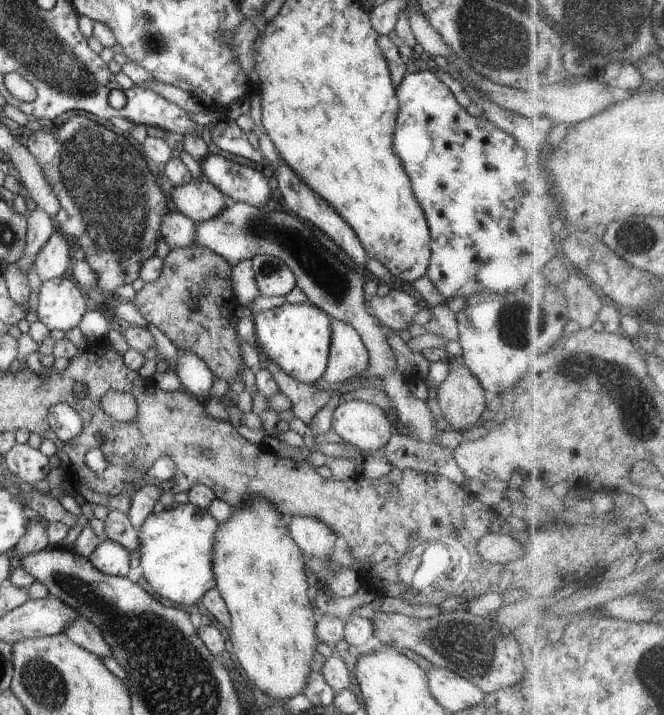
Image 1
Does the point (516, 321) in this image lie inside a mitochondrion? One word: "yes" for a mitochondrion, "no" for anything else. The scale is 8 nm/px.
yes

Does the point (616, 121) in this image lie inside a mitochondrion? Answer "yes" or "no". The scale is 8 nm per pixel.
no

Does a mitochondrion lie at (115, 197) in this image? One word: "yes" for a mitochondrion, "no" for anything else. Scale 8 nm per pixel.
yes

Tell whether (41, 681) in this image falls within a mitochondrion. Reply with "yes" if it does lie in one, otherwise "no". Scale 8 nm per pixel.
yes

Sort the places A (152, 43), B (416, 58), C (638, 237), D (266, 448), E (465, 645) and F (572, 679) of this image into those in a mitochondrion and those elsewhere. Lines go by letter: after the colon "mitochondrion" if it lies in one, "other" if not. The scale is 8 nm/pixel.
A: mitochondrion
B: other
C: mitochondrion
D: other
E: mitochondrion
F: other

